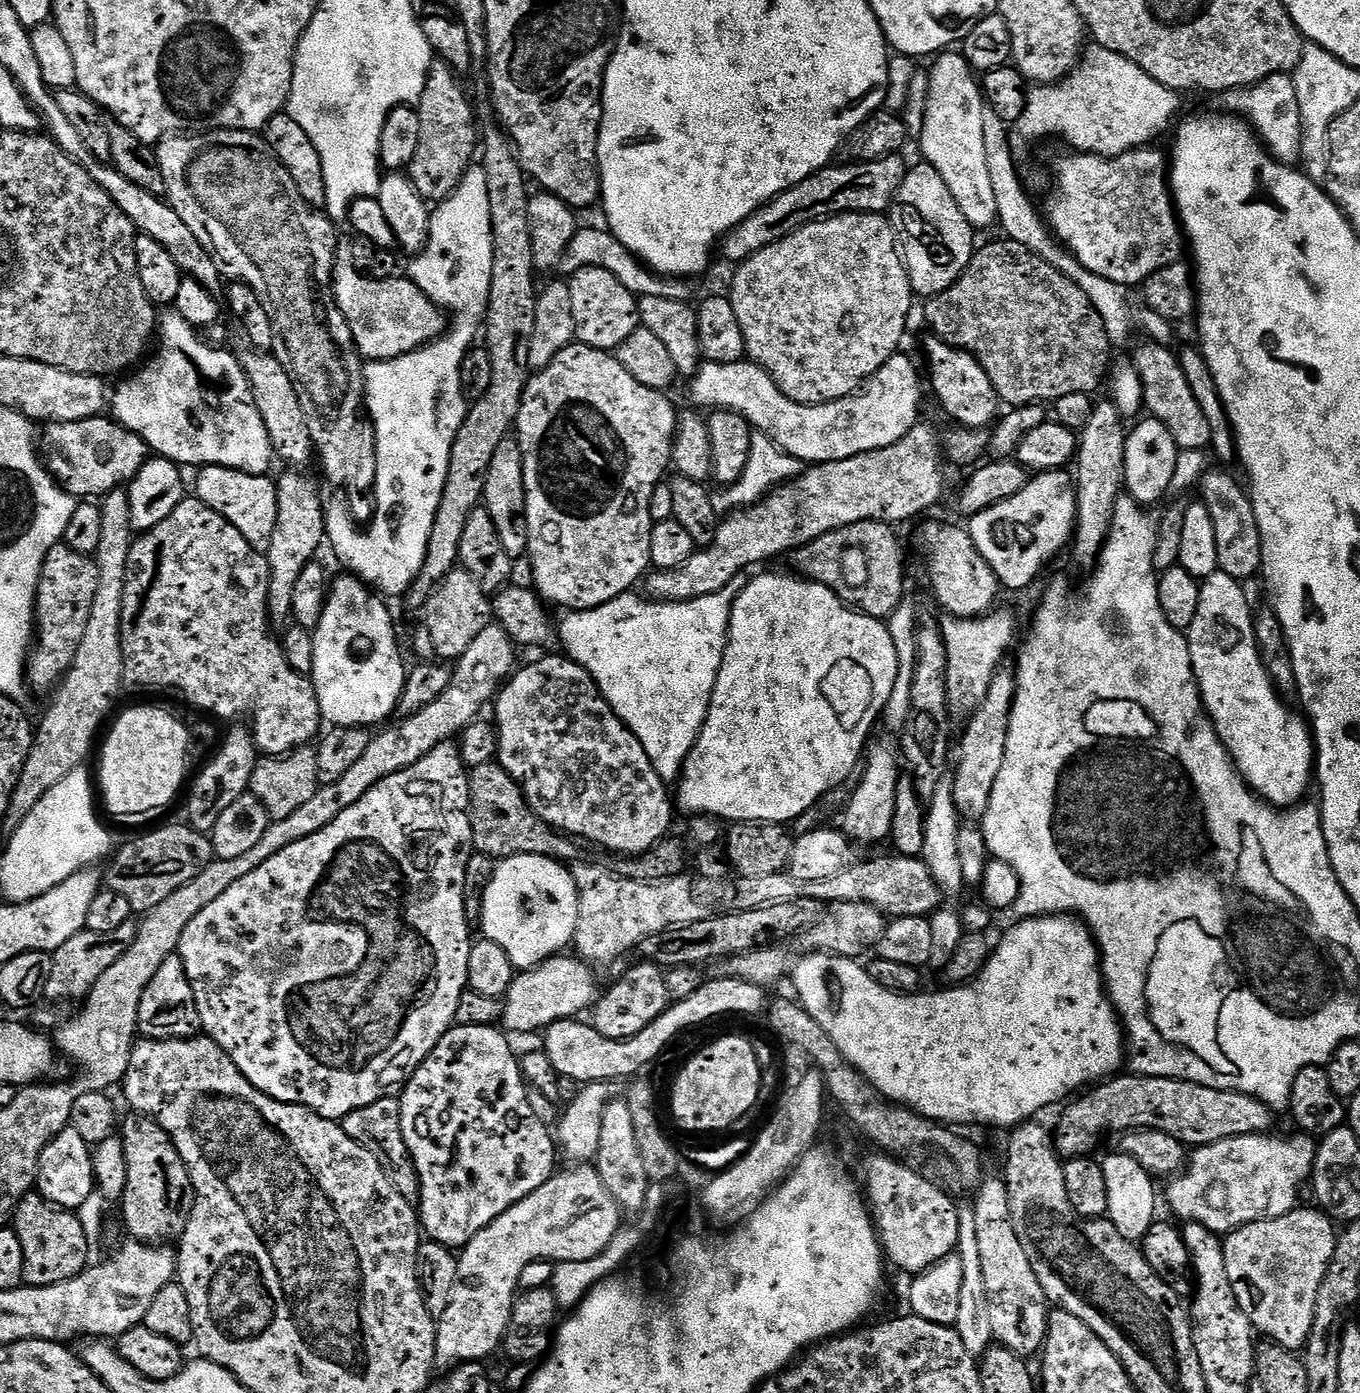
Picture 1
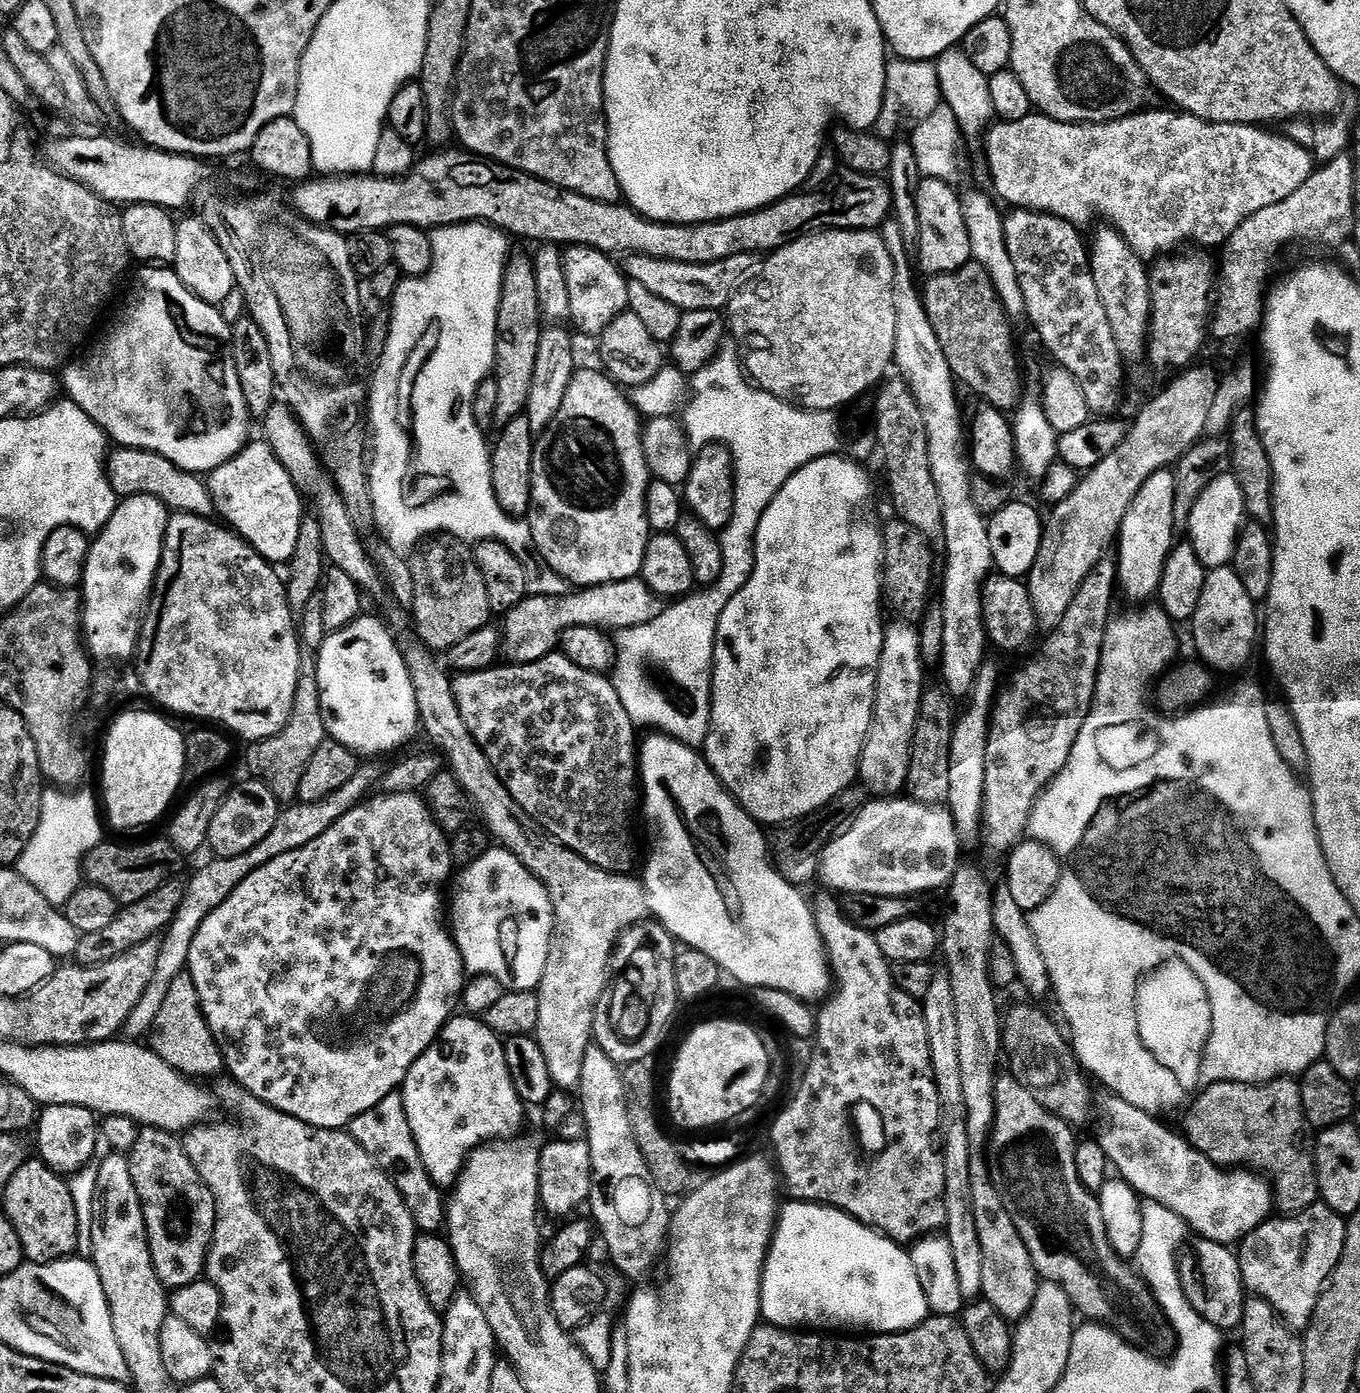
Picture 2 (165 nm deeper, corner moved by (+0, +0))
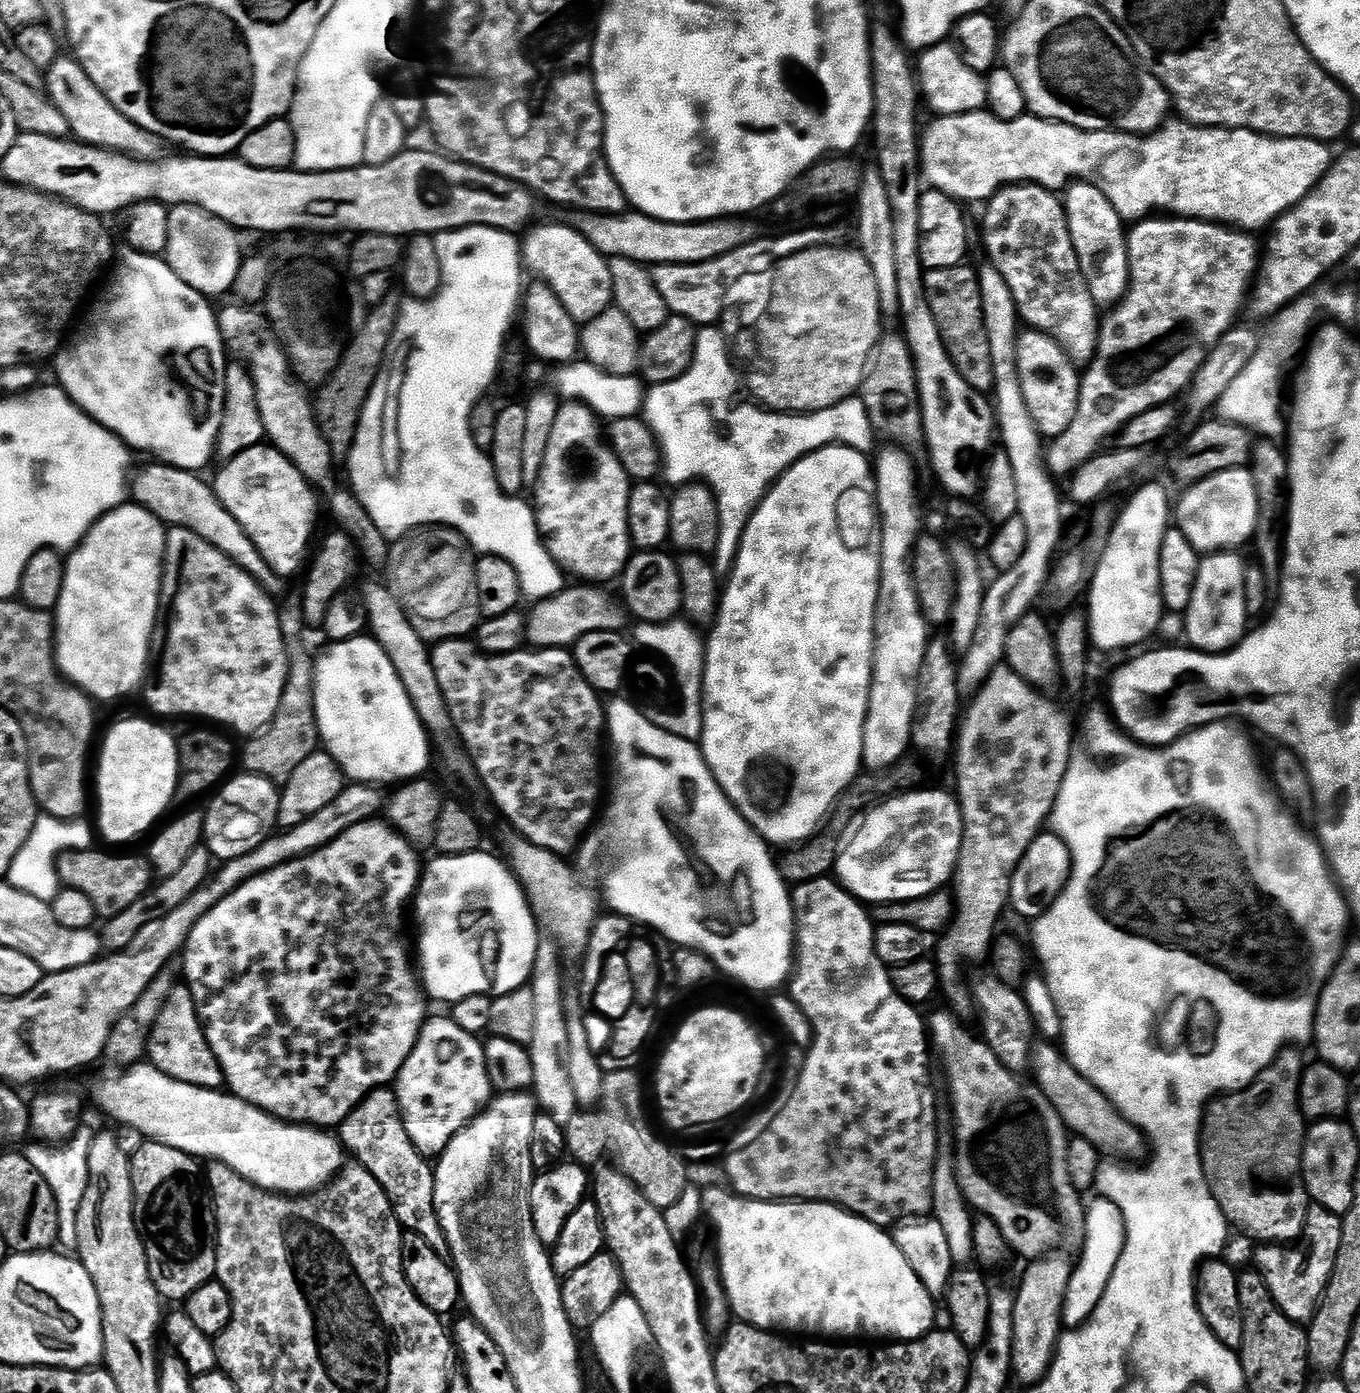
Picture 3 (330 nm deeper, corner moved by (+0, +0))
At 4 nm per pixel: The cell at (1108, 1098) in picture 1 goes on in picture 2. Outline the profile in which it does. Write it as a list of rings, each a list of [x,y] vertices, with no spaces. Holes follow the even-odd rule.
[[[1295,1079],[1269,1080],[1266,1084],[1235,1084],[1234,1082],[1211,1084],[1192,1102],[1188,1113],[1184,1116],[1182,1135],[1199,1152],[1206,1154],[1206,1158],[1210,1158],[1215,1164],[1221,1166],[1247,1166],[1269,1177],[1276,1176],[1274,1204],[1281,1213],[1304,1212],[1311,1204],[1320,1200],[1320,1187],[1316,1177],[1314,1136],[1310,1131],[1306,1114],[1302,1110],[1302,1094],[1299,1083]]]

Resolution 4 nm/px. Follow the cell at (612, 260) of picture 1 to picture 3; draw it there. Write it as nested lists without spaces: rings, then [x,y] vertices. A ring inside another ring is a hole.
[[[804,228],[801,232],[788,232],[785,236],[768,236],[757,238],[734,250],[730,254],[722,254],[722,258],[710,262],[698,262],[697,264],[658,264],[651,269],[654,284],[658,286],[658,294],[666,302],[669,313],[673,316],[685,316],[697,326],[712,326],[717,323],[716,319],[724,312],[724,303],[729,303],[730,293],[734,282],[746,278],[750,274],[766,274],[775,269],[780,261],[790,258],[799,252],[805,252],[811,248],[822,248],[825,246],[836,246],[841,243],[840,232],[836,228]]]

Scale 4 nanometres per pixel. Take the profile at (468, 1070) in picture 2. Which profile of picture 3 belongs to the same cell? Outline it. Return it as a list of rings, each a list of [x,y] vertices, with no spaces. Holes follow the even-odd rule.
[[[447,1015],[425,1019],[418,1042],[406,1058],[400,1075],[394,1081],[394,1091],[400,1102],[400,1112],[404,1115],[404,1125],[420,1153],[429,1158],[439,1157],[450,1141],[468,1125],[475,1116],[488,1107],[494,1096],[490,1074],[486,1066],[484,1045],[471,1036],[462,1026],[458,1026]]]

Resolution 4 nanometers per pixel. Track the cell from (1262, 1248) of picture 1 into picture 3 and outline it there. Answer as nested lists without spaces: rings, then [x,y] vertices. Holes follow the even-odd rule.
[[[1313,1203],[1308,1209],[1308,1227],[1306,1229],[1306,1241],[1304,1252],[1295,1252],[1292,1246],[1264,1246],[1257,1254],[1256,1260],[1259,1271],[1263,1272],[1267,1278],[1268,1285],[1272,1291],[1272,1296],[1276,1299],[1276,1304],[1288,1315],[1291,1320],[1297,1322],[1311,1321],[1316,1311],[1320,1309],[1320,1302],[1324,1299],[1324,1292],[1328,1289],[1328,1283],[1334,1270],[1334,1262],[1338,1258],[1338,1250],[1342,1242],[1344,1233],[1344,1222],[1341,1217],[1335,1216],[1330,1210],[1326,1210],[1322,1205]]]

